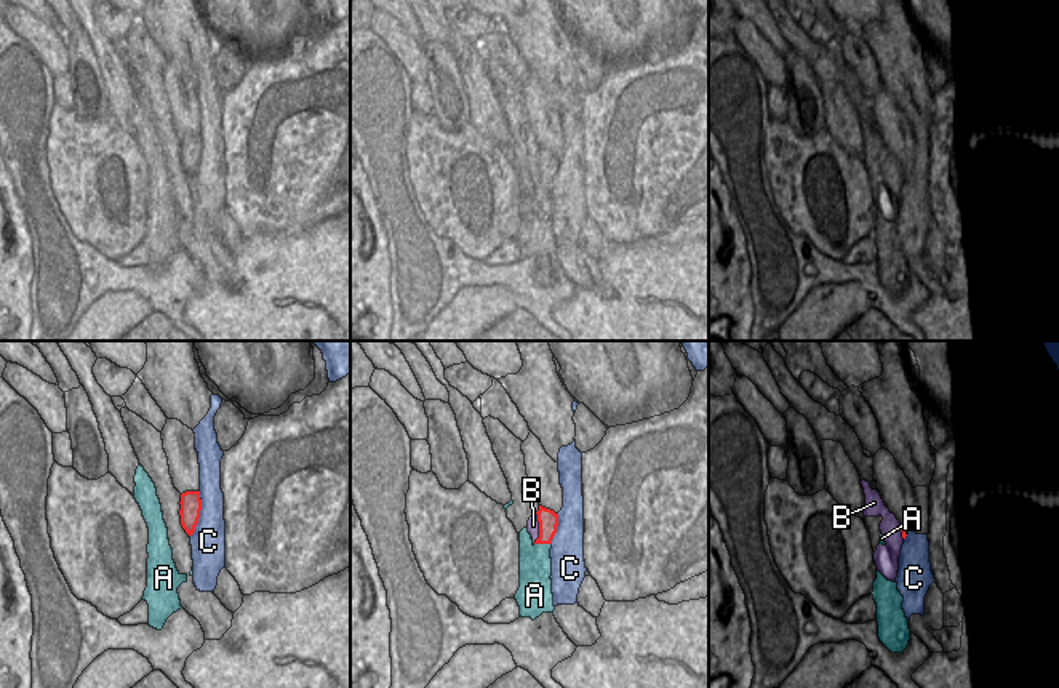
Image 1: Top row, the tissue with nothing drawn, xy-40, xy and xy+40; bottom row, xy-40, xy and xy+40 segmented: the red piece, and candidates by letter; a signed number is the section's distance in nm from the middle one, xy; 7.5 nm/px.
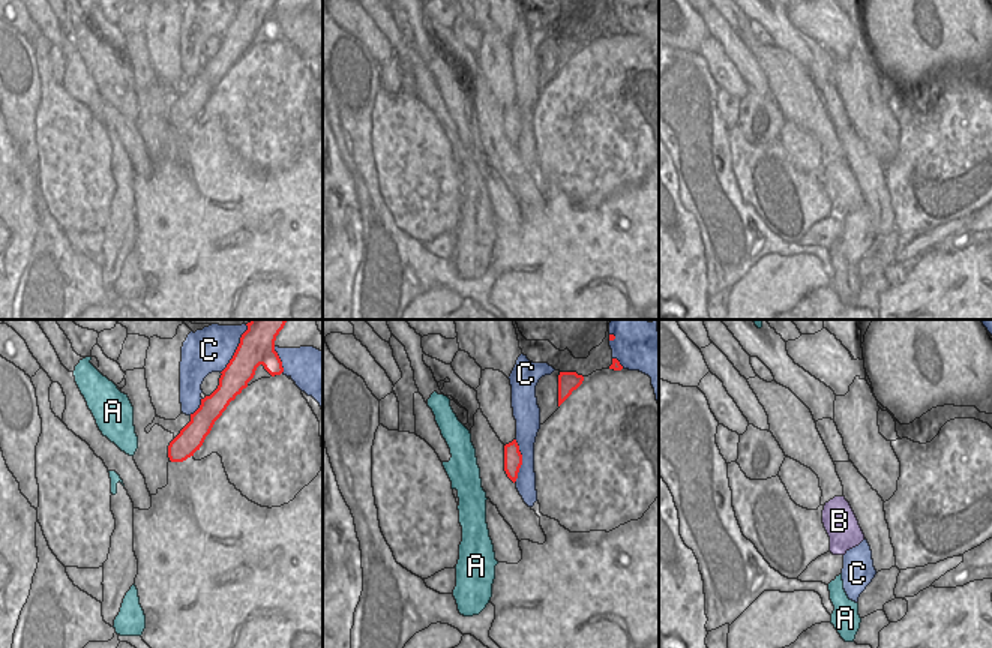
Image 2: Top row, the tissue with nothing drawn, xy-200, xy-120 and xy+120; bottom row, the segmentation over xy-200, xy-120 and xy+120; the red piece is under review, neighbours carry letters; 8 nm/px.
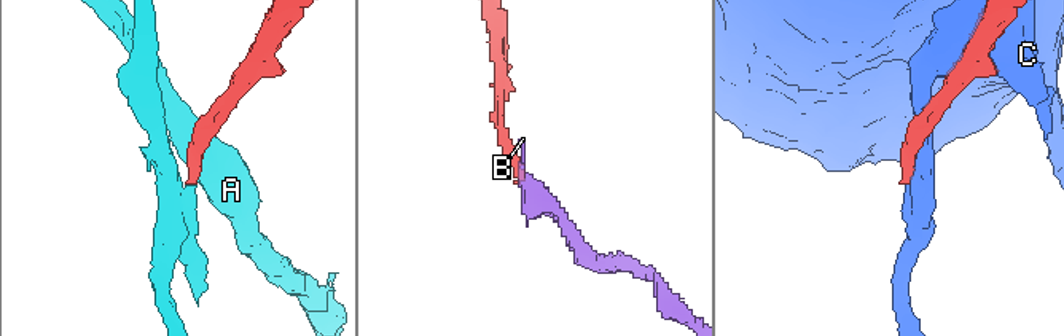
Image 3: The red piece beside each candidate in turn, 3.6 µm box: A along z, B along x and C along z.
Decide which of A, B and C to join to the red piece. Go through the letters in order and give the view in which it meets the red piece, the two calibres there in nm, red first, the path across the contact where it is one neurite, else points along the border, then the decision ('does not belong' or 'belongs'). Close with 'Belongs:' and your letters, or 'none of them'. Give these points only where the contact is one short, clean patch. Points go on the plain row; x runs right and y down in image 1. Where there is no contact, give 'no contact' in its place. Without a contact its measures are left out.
A: xy | 150/240 nm | along xy (535, 184), (551, 186) | does not belong
B: xy | 150/100 nm | across xy (547, 160), (539, 170), (533, 167) | belongs
C: xy-40 | 170/260 nm | does not belong
Belongs: B

